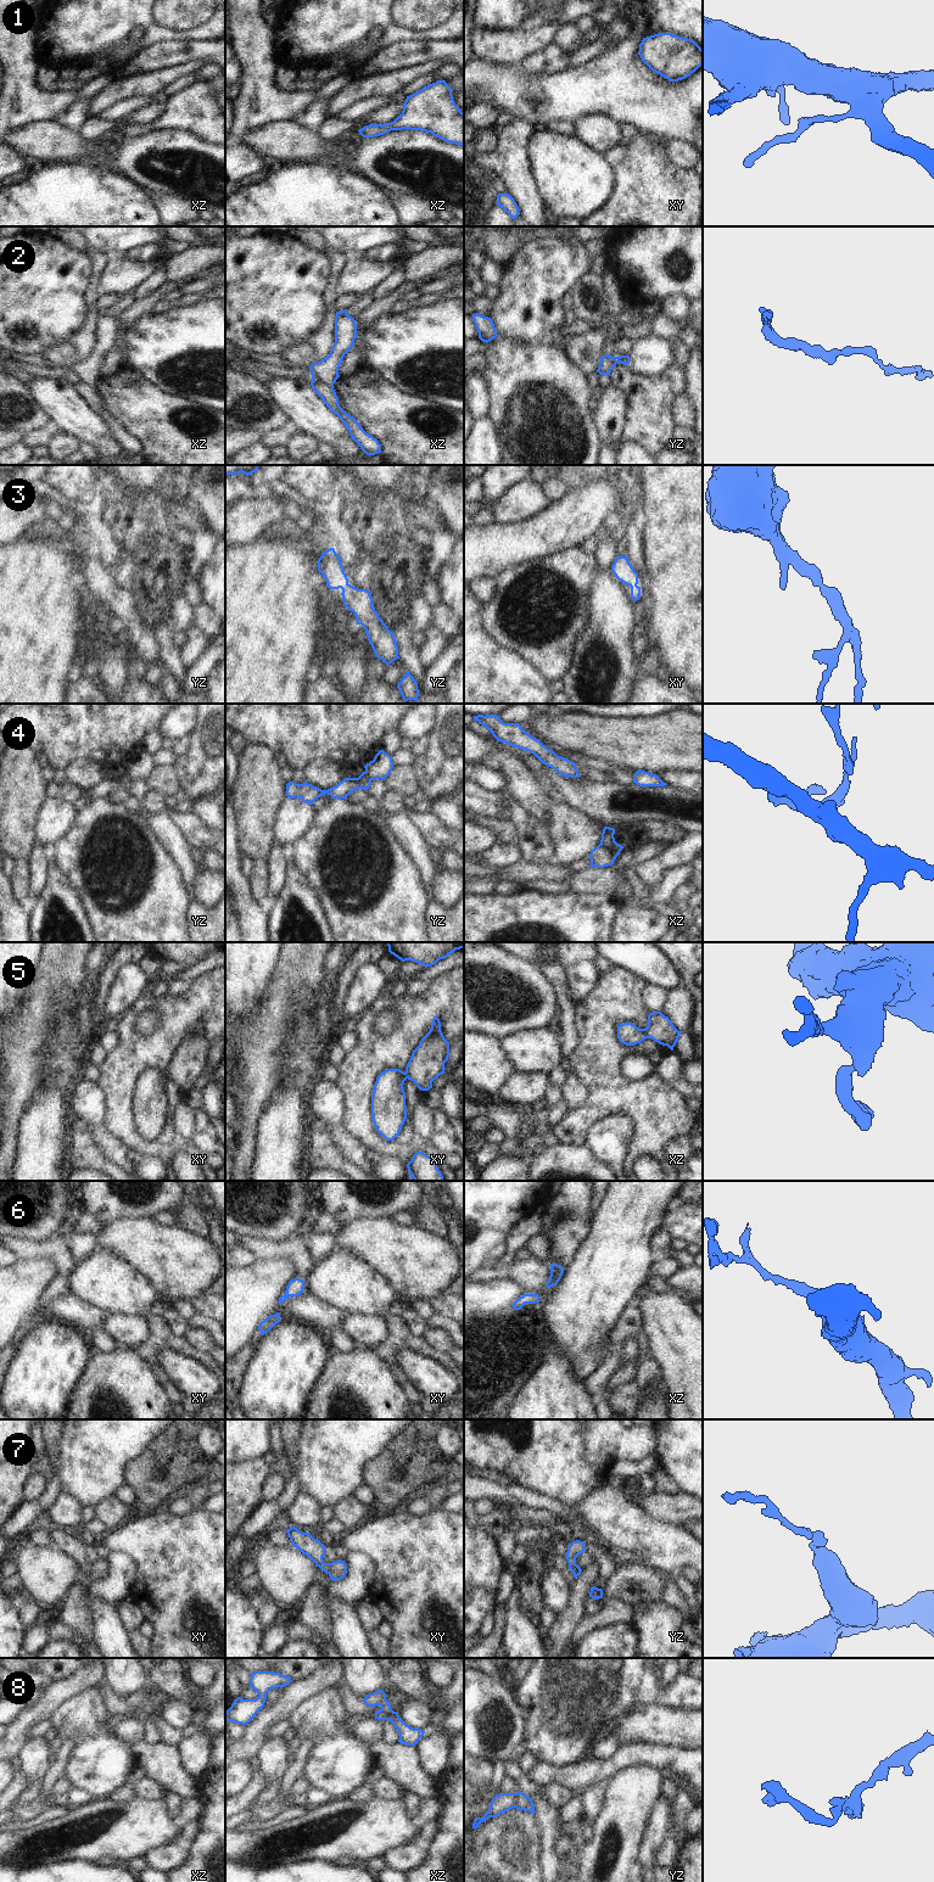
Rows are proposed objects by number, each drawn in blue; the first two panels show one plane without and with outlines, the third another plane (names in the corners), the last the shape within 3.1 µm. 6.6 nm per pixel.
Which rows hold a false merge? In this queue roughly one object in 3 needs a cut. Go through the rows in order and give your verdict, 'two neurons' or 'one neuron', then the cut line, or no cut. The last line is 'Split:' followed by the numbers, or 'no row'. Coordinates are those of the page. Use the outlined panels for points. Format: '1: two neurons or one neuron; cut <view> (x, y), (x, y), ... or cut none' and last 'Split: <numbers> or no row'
1: one neuron; cut none
2: one neuron; cut none
3: one neuron; cut none
4: two neurons; cut xz (599, 844), (605, 846), (615, 858)
5: one neuron; cut none
6: one neuron; cut none
7: one neuron; cut none
8: two neurons; cut yz (516, 1793), (514, 1807)
Split: 4, 8

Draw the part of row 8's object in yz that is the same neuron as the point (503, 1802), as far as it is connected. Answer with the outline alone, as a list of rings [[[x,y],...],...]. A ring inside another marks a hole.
[[[499,1793],[492,1800],[490,1809],[482,1817],[475,1817],[472,1828],[477,1828],[481,1822],[485,1822],[490,1817],[496,1817],[513,1808],[516,1804],[516,1793]]]

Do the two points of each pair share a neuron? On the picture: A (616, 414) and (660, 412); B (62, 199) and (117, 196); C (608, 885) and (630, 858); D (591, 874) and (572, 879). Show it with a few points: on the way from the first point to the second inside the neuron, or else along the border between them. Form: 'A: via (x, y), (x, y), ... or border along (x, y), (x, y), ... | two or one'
A: border along (615, 387), (626, 398), (626, 421), (619, 442) | two
B: via (76, 199), (104, 199) | one
C: border along (610, 866), (616, 880), (616, 895) | two
D: via (586, 879), (577, 879) | one

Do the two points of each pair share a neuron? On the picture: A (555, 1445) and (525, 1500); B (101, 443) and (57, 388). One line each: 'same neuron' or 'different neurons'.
A: different neurons
B: same neuron

